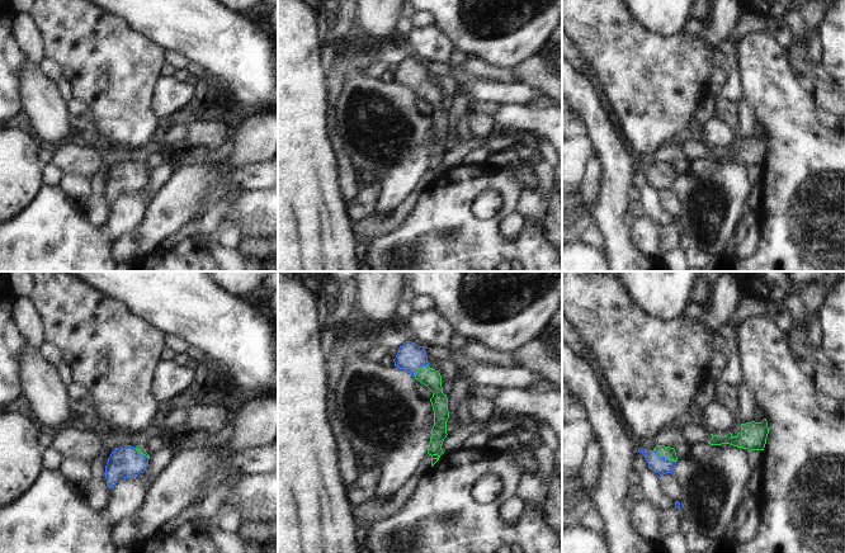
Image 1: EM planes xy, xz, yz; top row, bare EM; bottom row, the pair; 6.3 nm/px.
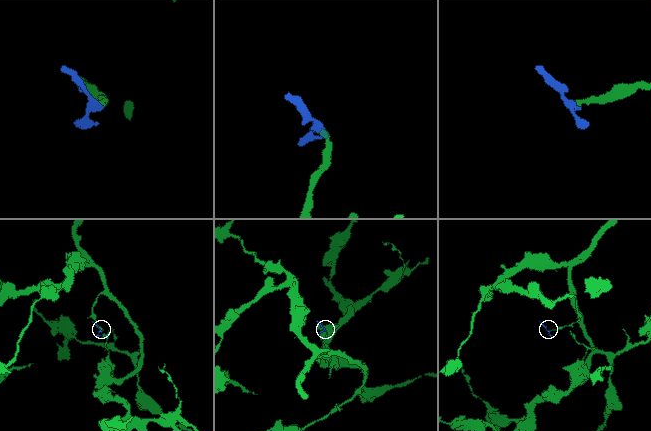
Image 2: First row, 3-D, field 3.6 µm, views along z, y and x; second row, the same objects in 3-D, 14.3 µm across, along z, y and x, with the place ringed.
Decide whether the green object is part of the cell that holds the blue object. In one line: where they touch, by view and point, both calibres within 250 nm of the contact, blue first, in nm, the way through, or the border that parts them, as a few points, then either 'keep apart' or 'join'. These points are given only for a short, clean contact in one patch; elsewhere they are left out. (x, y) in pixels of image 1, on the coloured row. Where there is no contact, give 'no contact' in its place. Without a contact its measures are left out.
meets blue in yz at (664, 457); 110 nm thick on the blue side, 80 nm on the other; runs through yz (660, 464), (664, 457), (669, 453); join

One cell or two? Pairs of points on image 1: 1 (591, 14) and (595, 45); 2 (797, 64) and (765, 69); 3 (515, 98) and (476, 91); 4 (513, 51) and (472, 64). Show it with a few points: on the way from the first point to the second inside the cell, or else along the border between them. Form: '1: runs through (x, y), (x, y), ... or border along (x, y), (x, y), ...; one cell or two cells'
1: runs through (595, 22), (595, 37); one cell
2: border along (787, 57), (793, 70); two cells
3: runs through (505, 94), (486, 91); one cell
4: border along (470, 56), (490, 66), (511, 67); two cells

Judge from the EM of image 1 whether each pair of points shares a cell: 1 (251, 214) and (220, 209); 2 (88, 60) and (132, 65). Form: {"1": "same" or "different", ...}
{"1": "different", "2": "same"}

